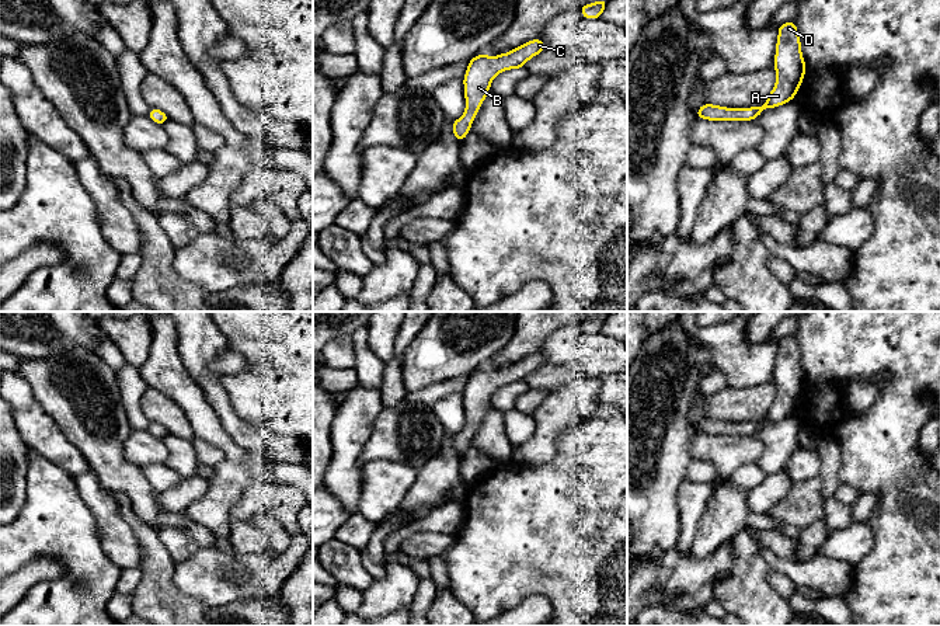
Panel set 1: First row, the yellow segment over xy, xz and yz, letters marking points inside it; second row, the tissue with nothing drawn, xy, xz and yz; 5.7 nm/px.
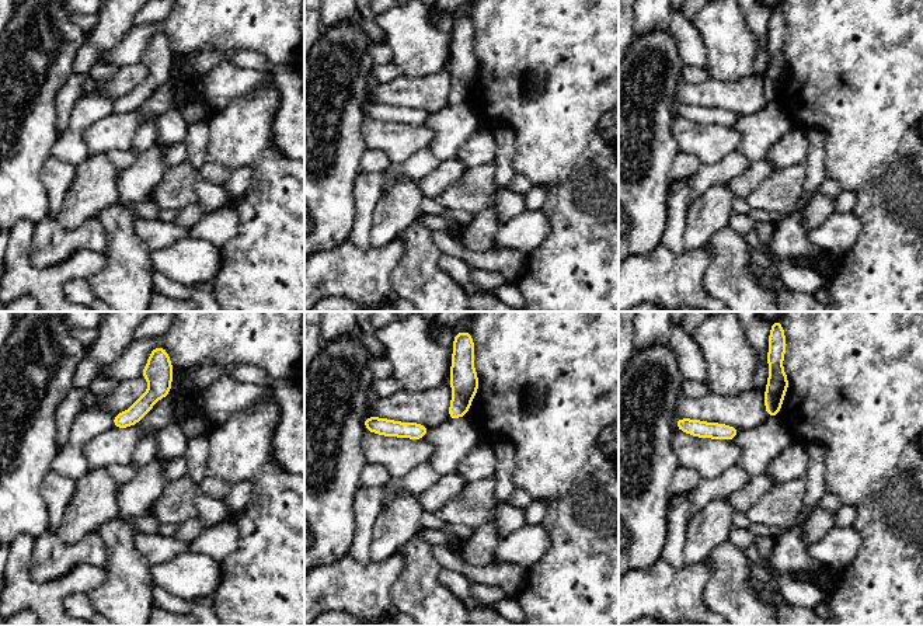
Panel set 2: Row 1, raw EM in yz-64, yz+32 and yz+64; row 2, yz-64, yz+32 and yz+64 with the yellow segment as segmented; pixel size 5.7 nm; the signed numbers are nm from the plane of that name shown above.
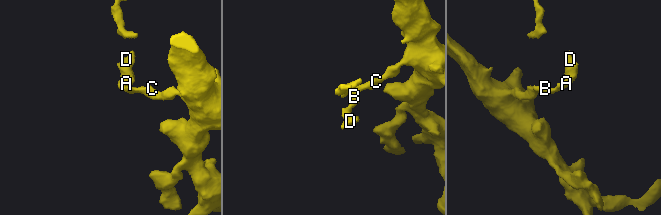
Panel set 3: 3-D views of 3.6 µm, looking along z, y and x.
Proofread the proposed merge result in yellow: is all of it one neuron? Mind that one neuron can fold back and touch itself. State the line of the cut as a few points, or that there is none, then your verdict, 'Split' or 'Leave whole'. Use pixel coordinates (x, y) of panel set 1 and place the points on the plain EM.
No split. Leave whole

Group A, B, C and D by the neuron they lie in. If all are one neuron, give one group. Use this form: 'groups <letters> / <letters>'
groups A B C D

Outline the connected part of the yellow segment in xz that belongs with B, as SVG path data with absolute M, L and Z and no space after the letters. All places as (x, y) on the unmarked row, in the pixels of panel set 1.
M536 352L511 366L498 371L480 368L469 375L467 386L462 393L464 399L466 425L452 438L452 446L460 458L471 445L471 437L477 431L494 392L509 383L523 383L529 373L544 364L546 358L540 352Z

